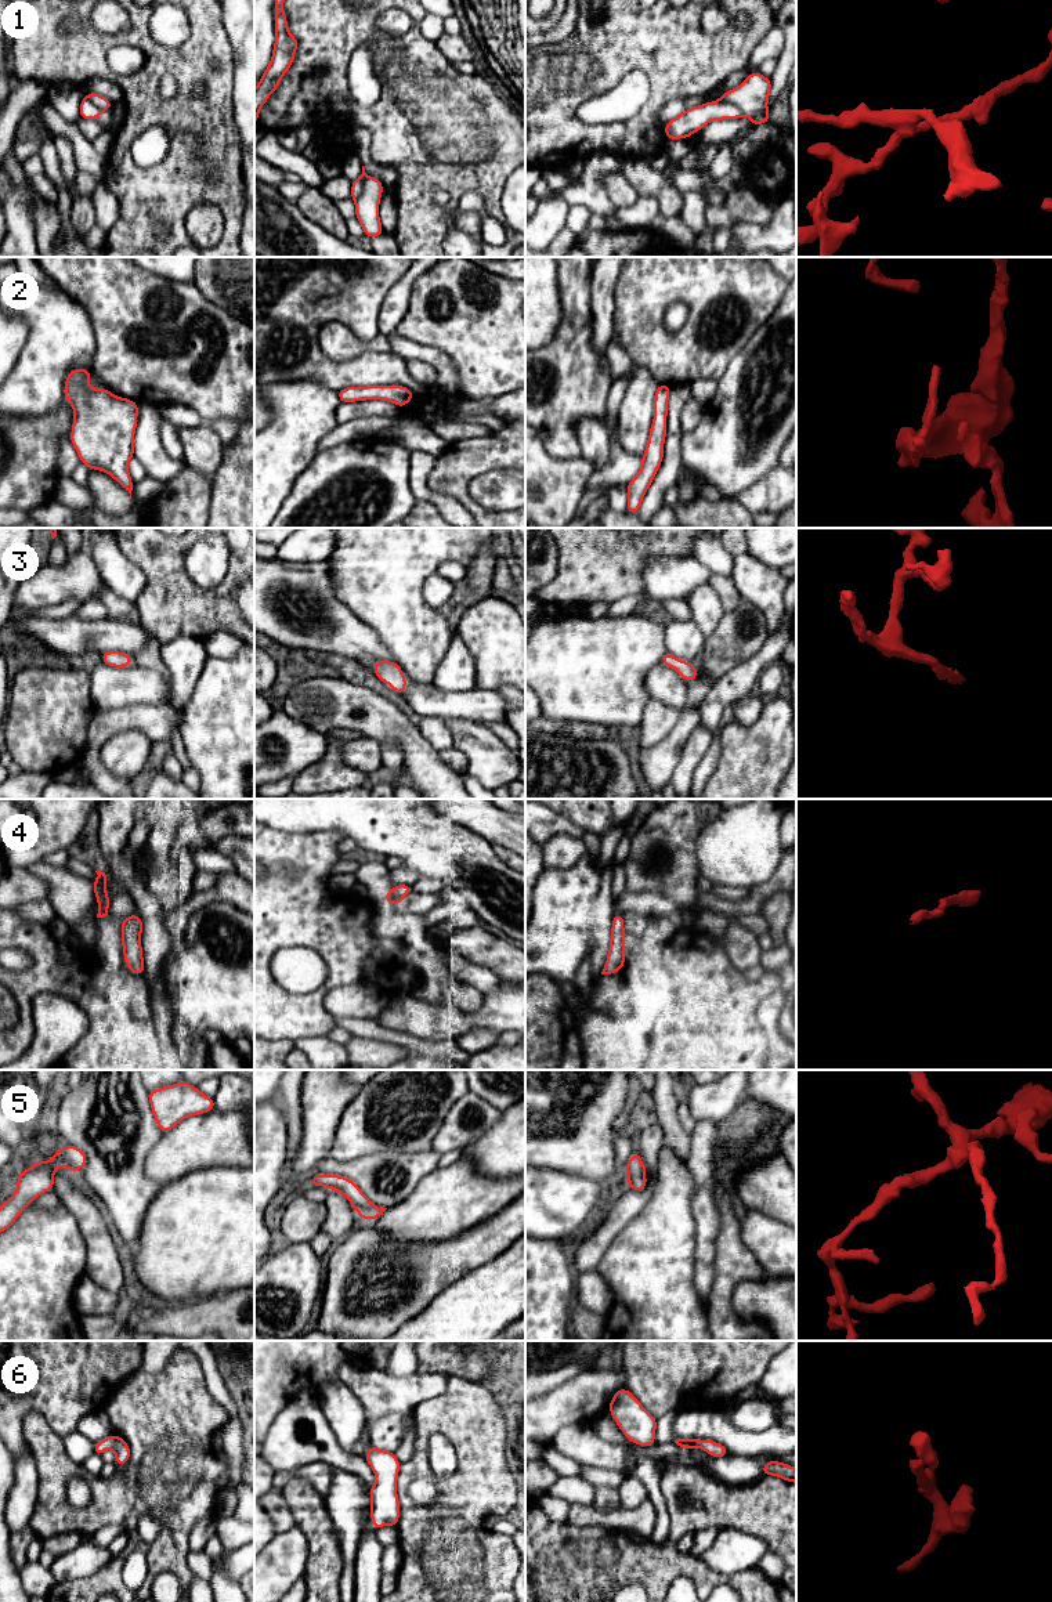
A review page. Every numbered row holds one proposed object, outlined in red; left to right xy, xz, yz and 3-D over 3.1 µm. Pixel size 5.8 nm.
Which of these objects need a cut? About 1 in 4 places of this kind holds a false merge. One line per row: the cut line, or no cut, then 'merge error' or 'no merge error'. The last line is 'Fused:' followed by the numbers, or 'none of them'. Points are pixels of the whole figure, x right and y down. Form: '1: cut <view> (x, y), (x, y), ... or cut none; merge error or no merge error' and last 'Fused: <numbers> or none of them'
1: cut yz (719, 100), (733, 102), (743, 114); merge error
2: cut none; no merge error
3: cut none; no merge error
4: cut none; no merge error
5: cut none; no merge error
6: cut none; no merge error
Fused: 1

